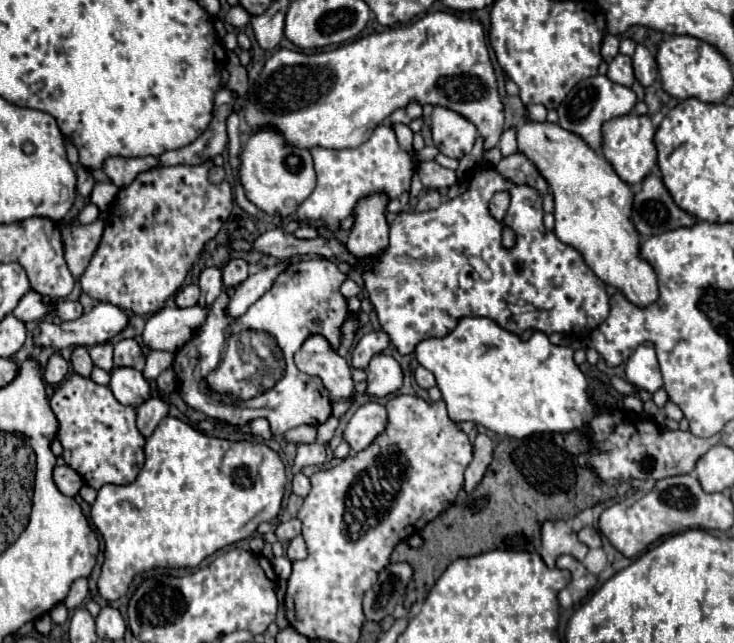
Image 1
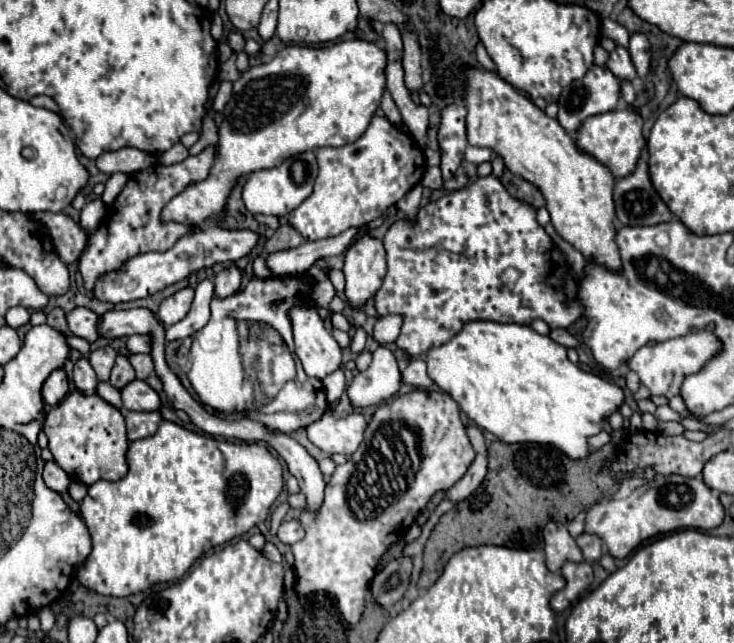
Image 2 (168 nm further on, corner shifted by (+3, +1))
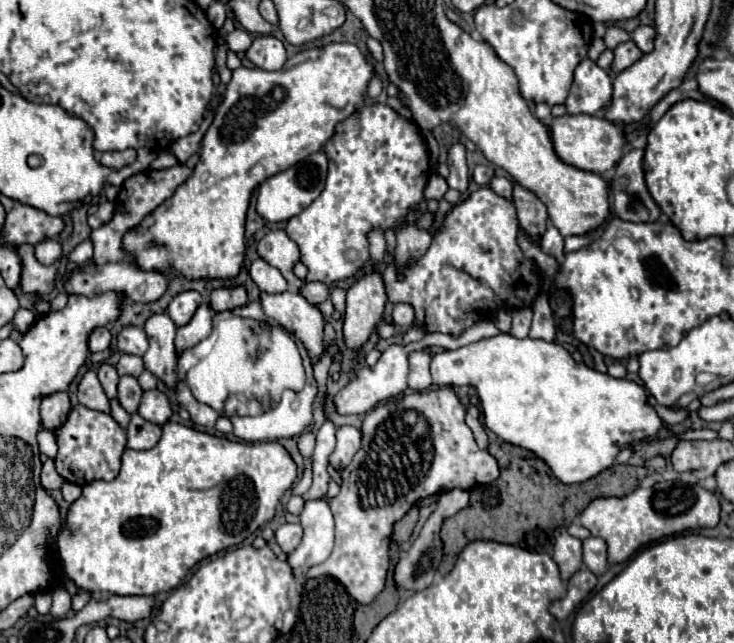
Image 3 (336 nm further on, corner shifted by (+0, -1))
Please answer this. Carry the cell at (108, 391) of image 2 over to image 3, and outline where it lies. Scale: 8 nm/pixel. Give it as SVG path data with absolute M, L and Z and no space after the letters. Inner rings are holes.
M111 400L111 416L117 420L117 424L121 428L125 428L129 424L129 420L131 420L131 414L125 412L117 400Z

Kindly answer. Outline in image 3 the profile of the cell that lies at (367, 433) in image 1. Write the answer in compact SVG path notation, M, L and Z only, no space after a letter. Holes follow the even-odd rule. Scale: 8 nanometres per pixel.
M341 426L337 430L337 446L331 454L331 466L335 470L345 468L353 460L359 446L361 446L361 432L353 426Z

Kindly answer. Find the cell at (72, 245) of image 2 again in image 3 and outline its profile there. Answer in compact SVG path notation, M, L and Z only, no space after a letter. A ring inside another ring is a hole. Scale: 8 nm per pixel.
M17 204L5 220L5 238L11 244L37 244L41 240L53 238L63 230L63 220L49 216L43 210Z

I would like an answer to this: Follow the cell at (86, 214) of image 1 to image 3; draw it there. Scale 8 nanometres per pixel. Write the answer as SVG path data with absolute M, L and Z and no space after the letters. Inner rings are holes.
M103 202L103 204L99 206L99 210L89 216L89 226L91 226L91 228L99 228L99 226L103 226L105 222L109 222L109 220L113 218L113 214L115 214L115 204L113 204L113 202Z

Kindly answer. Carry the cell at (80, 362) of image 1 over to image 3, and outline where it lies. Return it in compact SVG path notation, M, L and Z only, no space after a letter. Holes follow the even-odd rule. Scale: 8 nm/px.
M89 370L81 384L79 384L79 392L77 392L77 398L79 398L79 404L81 406L87 406L91 410L97 410L97 412L105 412L105 414L111 414L111 408L109 408L109 400L101 388L101 382L97 378L97 374L93 370Z

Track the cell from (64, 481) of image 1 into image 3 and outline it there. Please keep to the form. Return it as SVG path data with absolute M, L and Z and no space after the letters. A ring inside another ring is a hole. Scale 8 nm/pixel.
M47 460L47 462L43 464L43 470L41 470L41 484L43 484L43 488L45 488L45 490L55 490L55 488L61 488L63 482L65 482L65 480L57 474L53 460Z

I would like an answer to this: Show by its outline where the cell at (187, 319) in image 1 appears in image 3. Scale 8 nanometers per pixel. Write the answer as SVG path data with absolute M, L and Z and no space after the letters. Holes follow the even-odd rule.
M125 326L117 334L117 348L119 352L125 352L125 354L143 356L147 350L147 334L143 332L141 326Z

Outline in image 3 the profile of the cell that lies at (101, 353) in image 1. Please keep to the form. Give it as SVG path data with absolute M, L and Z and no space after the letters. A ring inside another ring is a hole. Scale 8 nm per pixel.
M101 364L101 368L99 368L99 380L101 380L101 386L103 386L107 398L109 400L117 398L117 384L119 384L117 370L113 366L109 366L109 364Z

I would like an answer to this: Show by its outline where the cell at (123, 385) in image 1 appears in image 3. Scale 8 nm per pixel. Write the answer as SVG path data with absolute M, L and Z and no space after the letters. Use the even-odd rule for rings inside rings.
M147 390L141 398L141 406L139 406L139 414L153 422L153 424L159 424L163 426L169 418L171 418L171 406L169 406L169 400L163 392L159 390Z

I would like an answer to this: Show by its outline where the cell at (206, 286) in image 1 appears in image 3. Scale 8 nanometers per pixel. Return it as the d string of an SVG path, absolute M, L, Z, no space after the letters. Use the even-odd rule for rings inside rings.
M201 304L195 316L191 318L191 322L187 326L177 328L177 338L175 338L177 354L199 344L203 338L207 338L211 332L211 320L213 320L213 310L207 304Z

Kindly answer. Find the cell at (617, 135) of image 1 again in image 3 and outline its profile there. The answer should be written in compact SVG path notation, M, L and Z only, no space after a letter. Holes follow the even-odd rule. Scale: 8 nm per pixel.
M563 114L559 118L551 118L551 122L547 126L549 126L555 154L559 156L559 160L563 160L569 166L575 166L575 168L587 170L587 172L595 172L595 174L605 174L605 172L613 170L617 166L617 162L621 160L623 144L625 144L623 130L617 124L613 124L601 116Z

